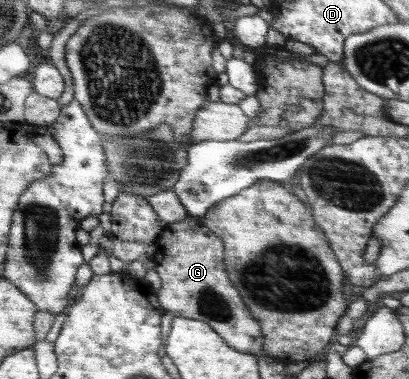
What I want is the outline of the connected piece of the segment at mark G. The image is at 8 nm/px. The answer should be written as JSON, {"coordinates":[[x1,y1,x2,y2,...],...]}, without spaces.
{"coordinates":[[187,216,184,220,166,225,152,245,155,248,152,256,155,264,154,270,161,278,161,287,156,296,158,302,161,302,167,311,170,310,175,316,205,322,226,341,228,346,240,352,250,352,256,358,262,357,263,354,268,355,263,347,265,342,260,323,252,316,246,304,242,302,238,289,233,285,226,272,225,250,221,238,208,229,203,221]]}

